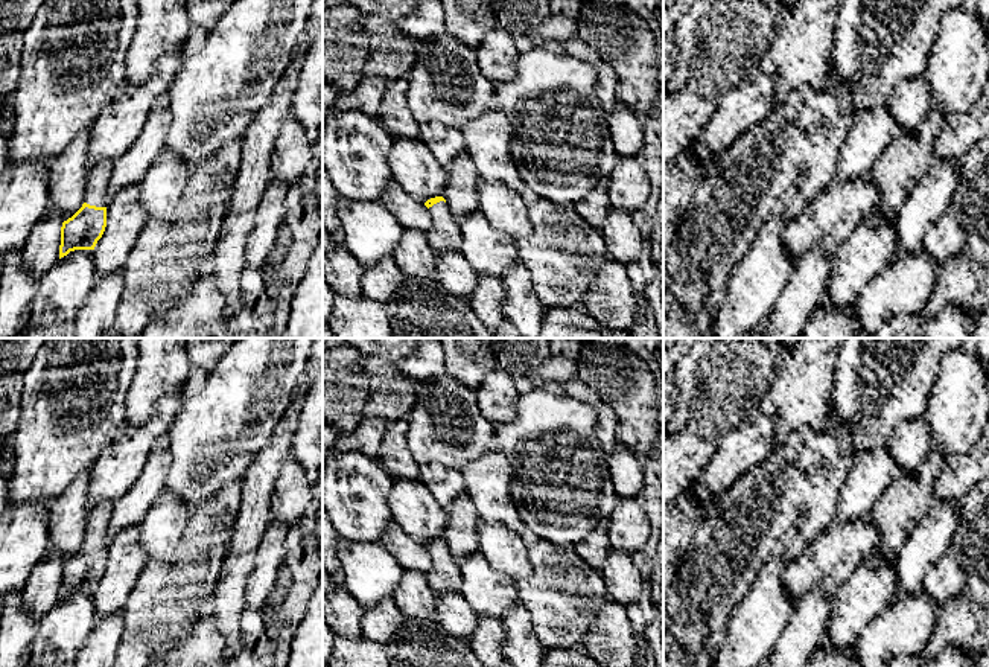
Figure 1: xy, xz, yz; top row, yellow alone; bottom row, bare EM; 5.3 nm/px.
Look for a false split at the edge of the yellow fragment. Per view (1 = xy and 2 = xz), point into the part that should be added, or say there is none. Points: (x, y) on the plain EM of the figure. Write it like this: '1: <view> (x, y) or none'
1: xy (101, 513)
2: xz (445, 576)

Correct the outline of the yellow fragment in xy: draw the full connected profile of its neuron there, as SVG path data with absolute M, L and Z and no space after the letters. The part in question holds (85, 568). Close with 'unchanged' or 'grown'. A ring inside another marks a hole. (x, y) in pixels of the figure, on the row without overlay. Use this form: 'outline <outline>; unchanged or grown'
outline M114 503L91 509L82 548L61 568L59 600L75 591L94 591L107 568L107 531Z; grown

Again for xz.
outline M443 538L431 539L425 544L432 559L432 568L426 576L435 594L461 591L463 576L458 560L450 554Z; grown

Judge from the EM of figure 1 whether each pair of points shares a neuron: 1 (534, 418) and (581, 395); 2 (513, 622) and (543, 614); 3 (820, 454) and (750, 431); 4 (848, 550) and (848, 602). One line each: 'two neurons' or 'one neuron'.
1: two neurons
2: two neurons
3: two neurons
4: two neurons

